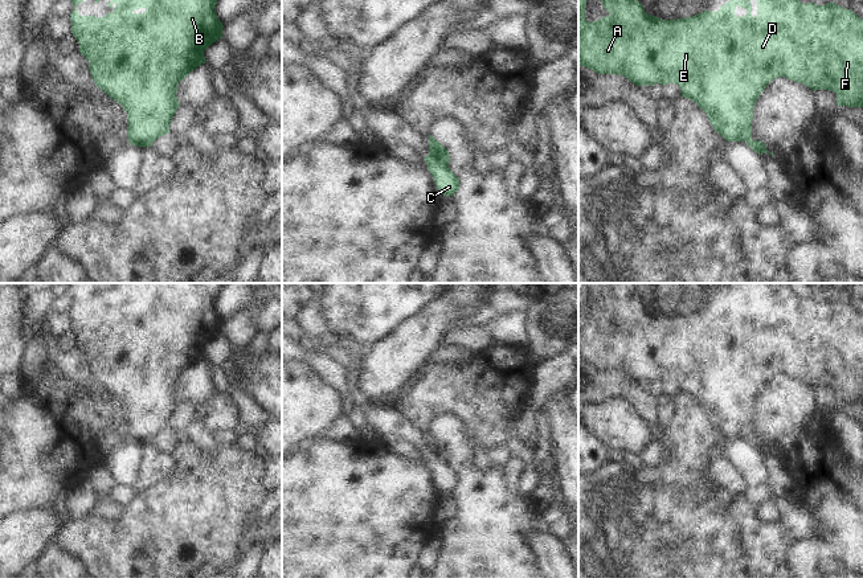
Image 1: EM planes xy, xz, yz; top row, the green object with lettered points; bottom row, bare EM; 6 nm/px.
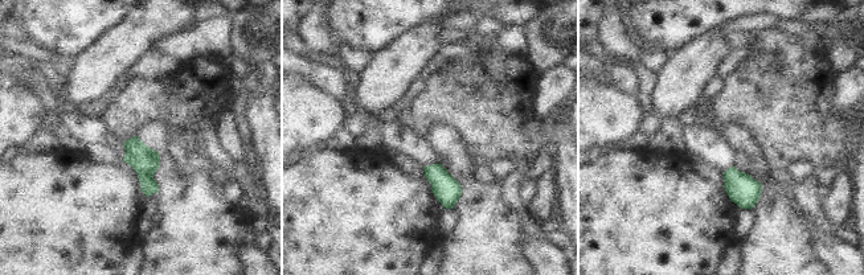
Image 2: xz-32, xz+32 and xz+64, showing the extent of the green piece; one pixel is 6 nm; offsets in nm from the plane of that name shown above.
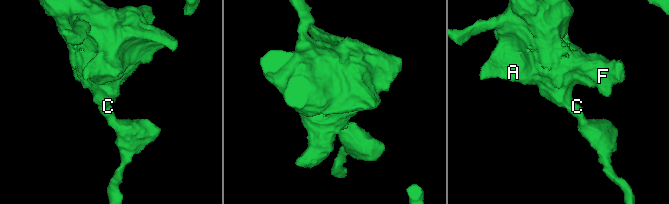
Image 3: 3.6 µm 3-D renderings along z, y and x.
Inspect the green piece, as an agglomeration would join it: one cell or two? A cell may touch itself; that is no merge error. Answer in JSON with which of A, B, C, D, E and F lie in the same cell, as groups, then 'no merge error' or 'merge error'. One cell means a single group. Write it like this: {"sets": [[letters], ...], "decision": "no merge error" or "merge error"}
{"sets": [["A", "B", "D", "E", "F"], ["C"]], "decision": "merge error"}

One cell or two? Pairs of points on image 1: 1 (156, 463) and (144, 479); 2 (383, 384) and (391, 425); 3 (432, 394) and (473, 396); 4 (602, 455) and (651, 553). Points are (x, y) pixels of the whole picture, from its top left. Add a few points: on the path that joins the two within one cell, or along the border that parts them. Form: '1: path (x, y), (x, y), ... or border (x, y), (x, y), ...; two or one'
1: path (156, 467), (148, 475); one
2: border (364, 398), (377, 402); two
3: path (442, 394), (462, 394); one
4: border (622, 460), (606, 463), (592, 474); two

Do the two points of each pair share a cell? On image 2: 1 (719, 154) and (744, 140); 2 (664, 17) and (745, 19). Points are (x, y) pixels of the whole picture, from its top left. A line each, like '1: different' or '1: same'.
1: different
2: same

